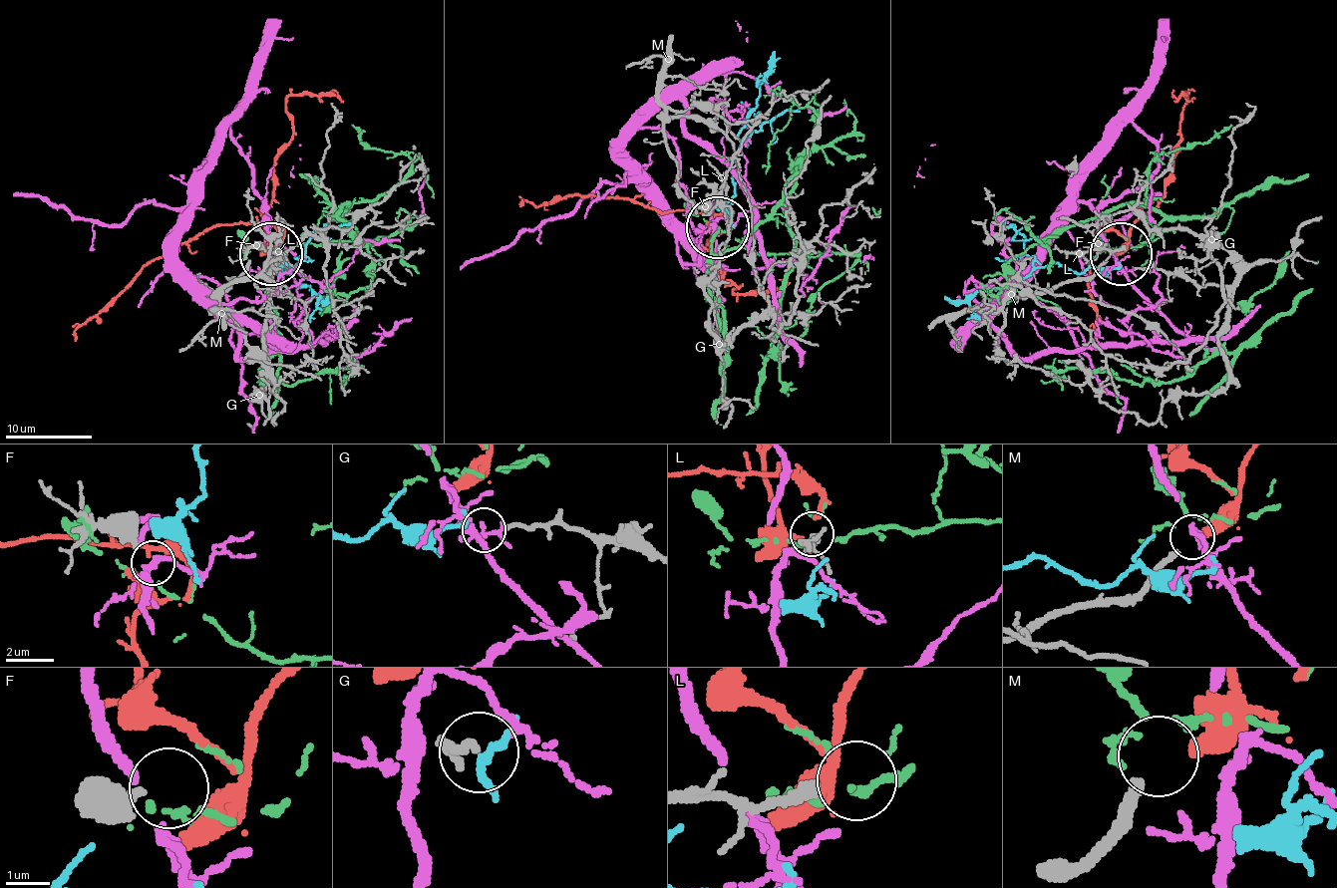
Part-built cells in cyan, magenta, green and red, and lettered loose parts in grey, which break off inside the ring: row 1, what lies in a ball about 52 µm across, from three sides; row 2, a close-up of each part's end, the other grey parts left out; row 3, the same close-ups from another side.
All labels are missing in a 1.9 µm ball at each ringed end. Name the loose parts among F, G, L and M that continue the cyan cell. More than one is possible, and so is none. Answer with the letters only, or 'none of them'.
G

